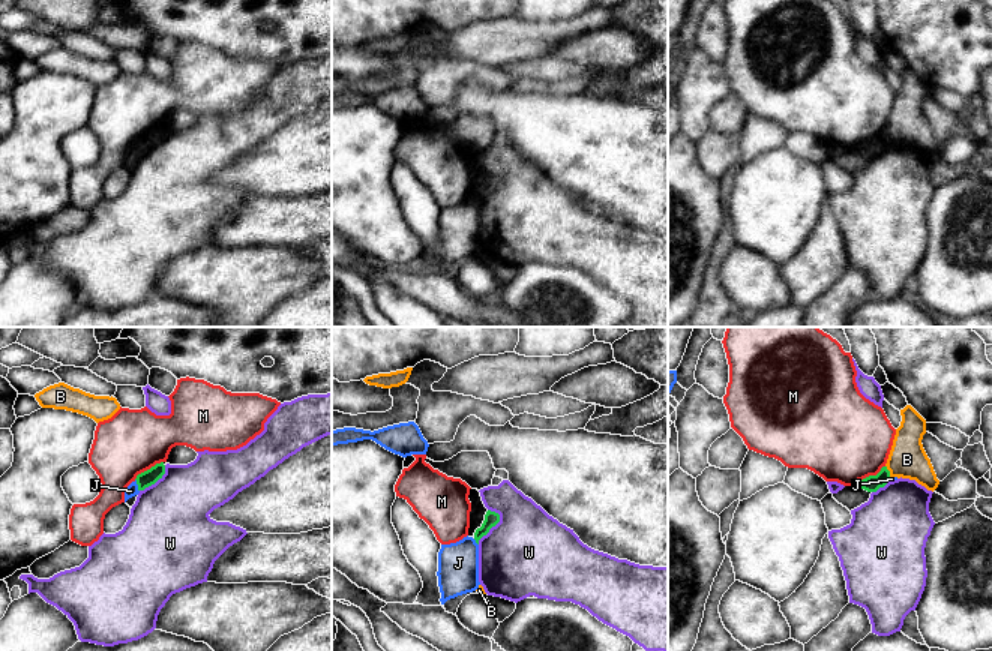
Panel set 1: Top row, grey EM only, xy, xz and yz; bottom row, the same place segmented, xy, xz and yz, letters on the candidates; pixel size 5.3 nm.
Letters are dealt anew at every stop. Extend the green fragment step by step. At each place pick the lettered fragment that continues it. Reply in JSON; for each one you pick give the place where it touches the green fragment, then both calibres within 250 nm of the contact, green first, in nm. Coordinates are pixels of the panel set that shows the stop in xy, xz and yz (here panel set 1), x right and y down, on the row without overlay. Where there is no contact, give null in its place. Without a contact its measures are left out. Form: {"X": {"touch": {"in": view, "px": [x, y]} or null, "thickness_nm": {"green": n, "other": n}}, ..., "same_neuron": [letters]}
{"same_neuron": []}

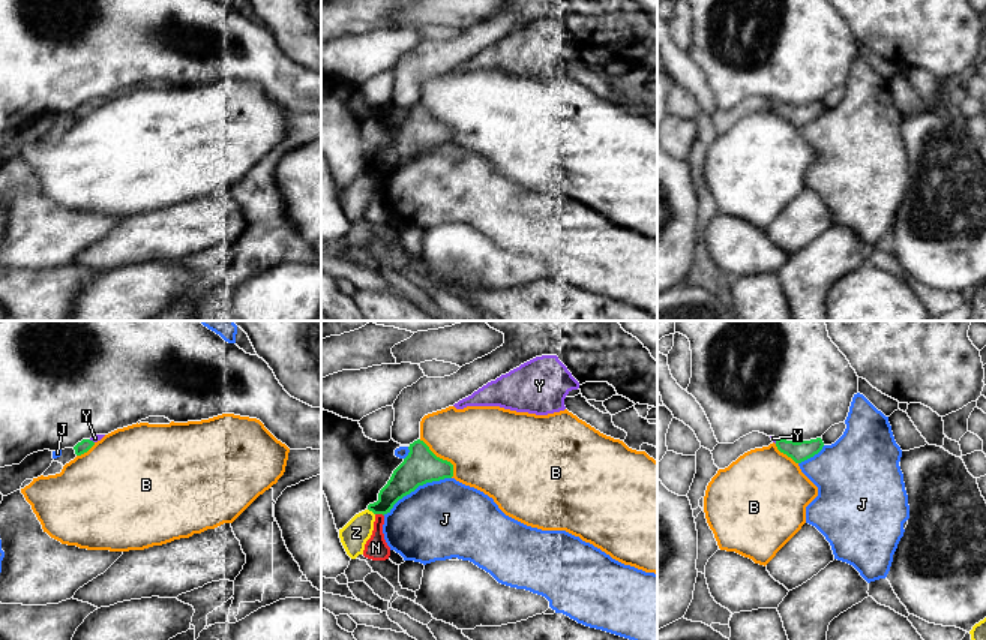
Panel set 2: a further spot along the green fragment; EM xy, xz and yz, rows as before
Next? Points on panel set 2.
{"Y": {"touch": {"in": "xy", "px": [92, 105]}, "thickness_nm": {"green": 70, "other": 40}}, "same_neuron": ["Y"]}

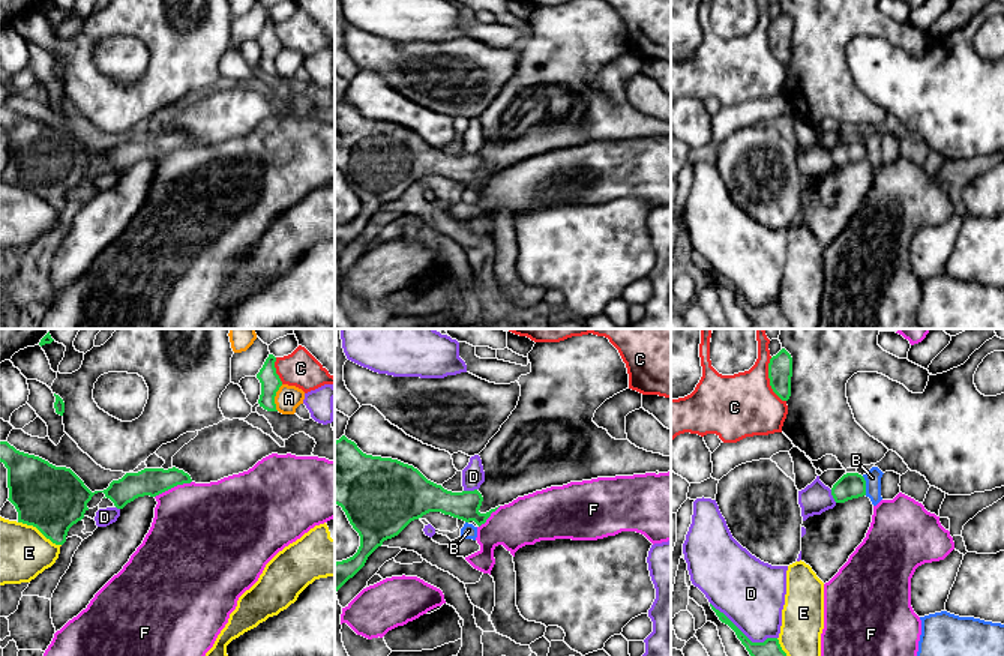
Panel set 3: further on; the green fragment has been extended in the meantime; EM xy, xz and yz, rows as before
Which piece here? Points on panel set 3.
{"same_neuron": []}

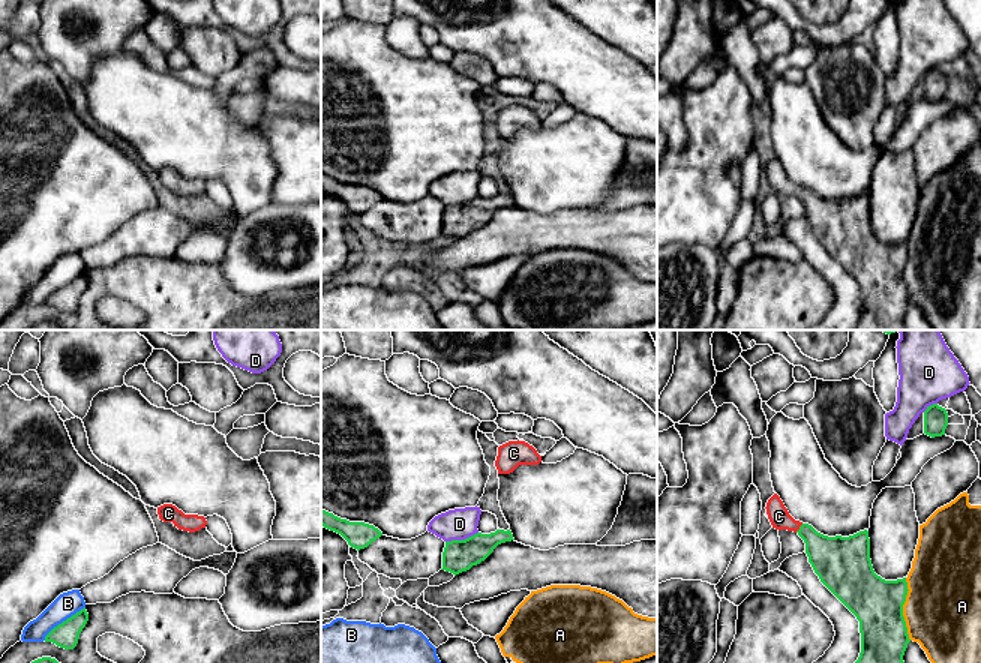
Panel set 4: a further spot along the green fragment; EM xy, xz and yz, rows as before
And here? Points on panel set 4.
{"C": {"touch": {"in": "yz", "px": [800, 192]}, "thickness_nm": {"green": 240, "other": 120}}, "same_neuron": ["C"]}

